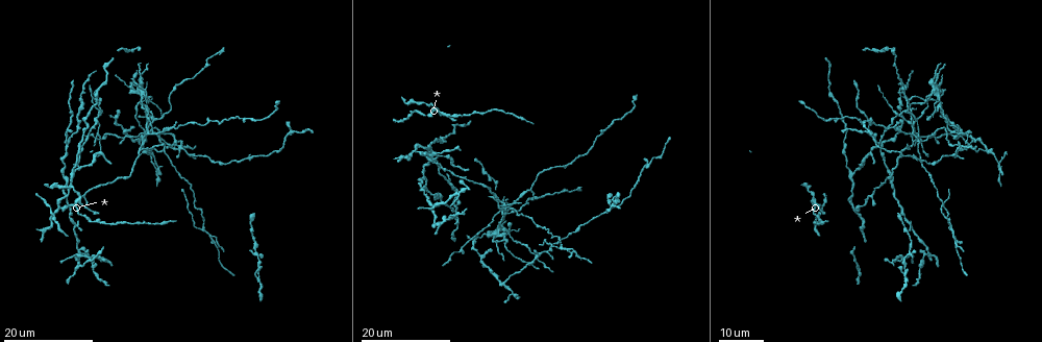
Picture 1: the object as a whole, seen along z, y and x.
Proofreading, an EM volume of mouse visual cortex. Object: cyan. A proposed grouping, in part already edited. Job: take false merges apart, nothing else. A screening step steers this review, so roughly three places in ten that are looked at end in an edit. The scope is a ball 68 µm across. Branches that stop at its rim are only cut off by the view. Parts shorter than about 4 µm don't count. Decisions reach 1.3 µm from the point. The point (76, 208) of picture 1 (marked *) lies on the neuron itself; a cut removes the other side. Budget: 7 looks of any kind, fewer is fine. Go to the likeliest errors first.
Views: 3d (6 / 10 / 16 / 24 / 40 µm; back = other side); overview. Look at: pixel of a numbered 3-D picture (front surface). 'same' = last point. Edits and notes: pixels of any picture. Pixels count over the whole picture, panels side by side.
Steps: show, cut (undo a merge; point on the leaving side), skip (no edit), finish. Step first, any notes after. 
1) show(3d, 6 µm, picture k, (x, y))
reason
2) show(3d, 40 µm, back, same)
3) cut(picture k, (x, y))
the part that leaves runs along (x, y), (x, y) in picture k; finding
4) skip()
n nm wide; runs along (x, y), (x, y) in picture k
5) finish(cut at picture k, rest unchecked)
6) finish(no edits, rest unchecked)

show(3d, 24 µm, picture 1, (77, 202))

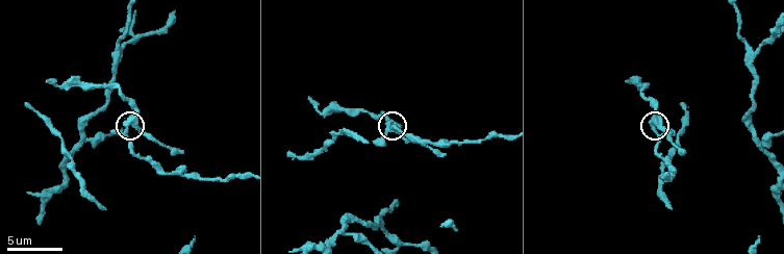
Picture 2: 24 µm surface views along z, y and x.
show(3d, 10 µm, picture 2, (660, 126))

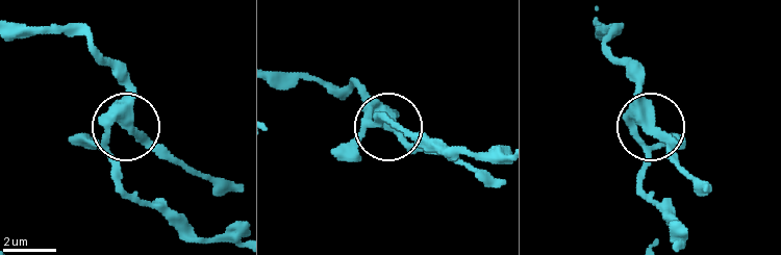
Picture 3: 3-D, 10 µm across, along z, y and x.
skip()
runs along (107, 154), (109, 129), (121, 125), (172, 160) in picture 3; one neuron here

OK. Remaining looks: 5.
show(3d, 24 µm, picture 1, (613, 206))
four arms meet

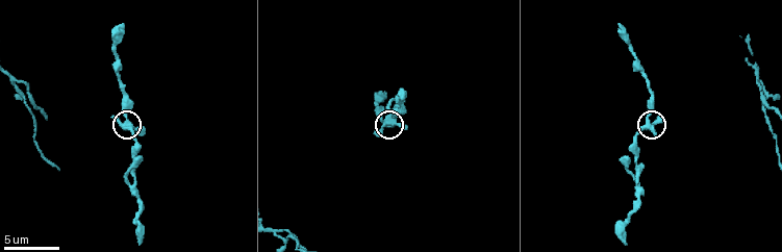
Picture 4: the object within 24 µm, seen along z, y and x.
show(3d, 6 µm, picture 4, (649, 119))

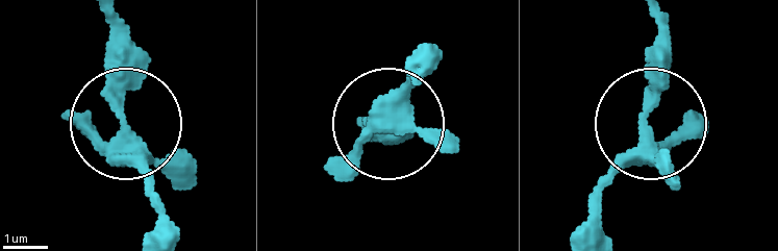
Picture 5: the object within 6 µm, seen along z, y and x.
skip()
4 arms; all the same neuron

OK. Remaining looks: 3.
show(3d, 24 µm, picture 1, (456, 194))
two arms in line, one across

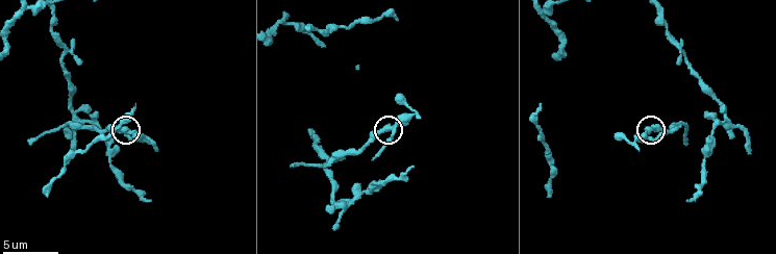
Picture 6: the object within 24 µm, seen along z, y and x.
show(3d, 6 µm, picture 6, (130, 134))

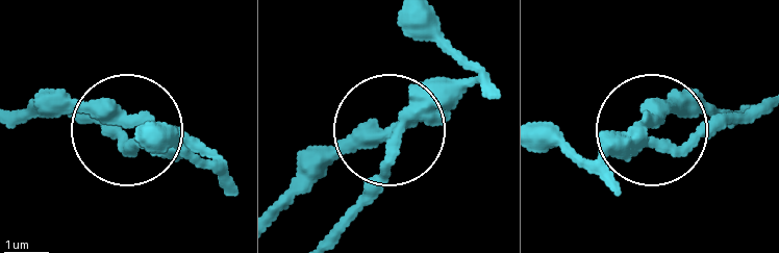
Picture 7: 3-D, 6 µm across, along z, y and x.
cut(picture 7, (215, 167))
side arm 11 µm; the part that leaves runs along (425, 116), (328, 238) in picture 7; two neurons meet here

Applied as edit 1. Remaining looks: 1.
show(3d, 10 µm, picture 6, (96, 122))
three-way junction

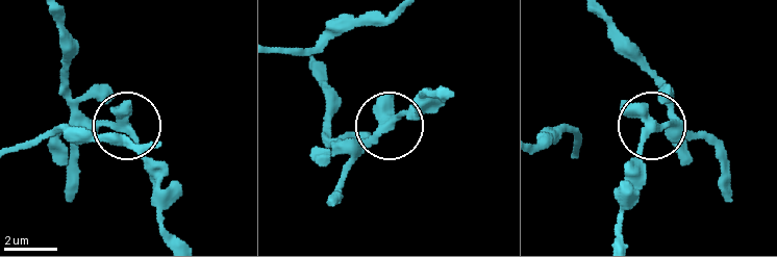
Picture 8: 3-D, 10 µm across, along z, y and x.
skip()
310 nm wide; runs along (312, 61), (334, 139), (375, 135), (402, 114), (440, 104) in picture 8; all the same neuron

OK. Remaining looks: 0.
finish(cut at picture 7, rest unchecked)

